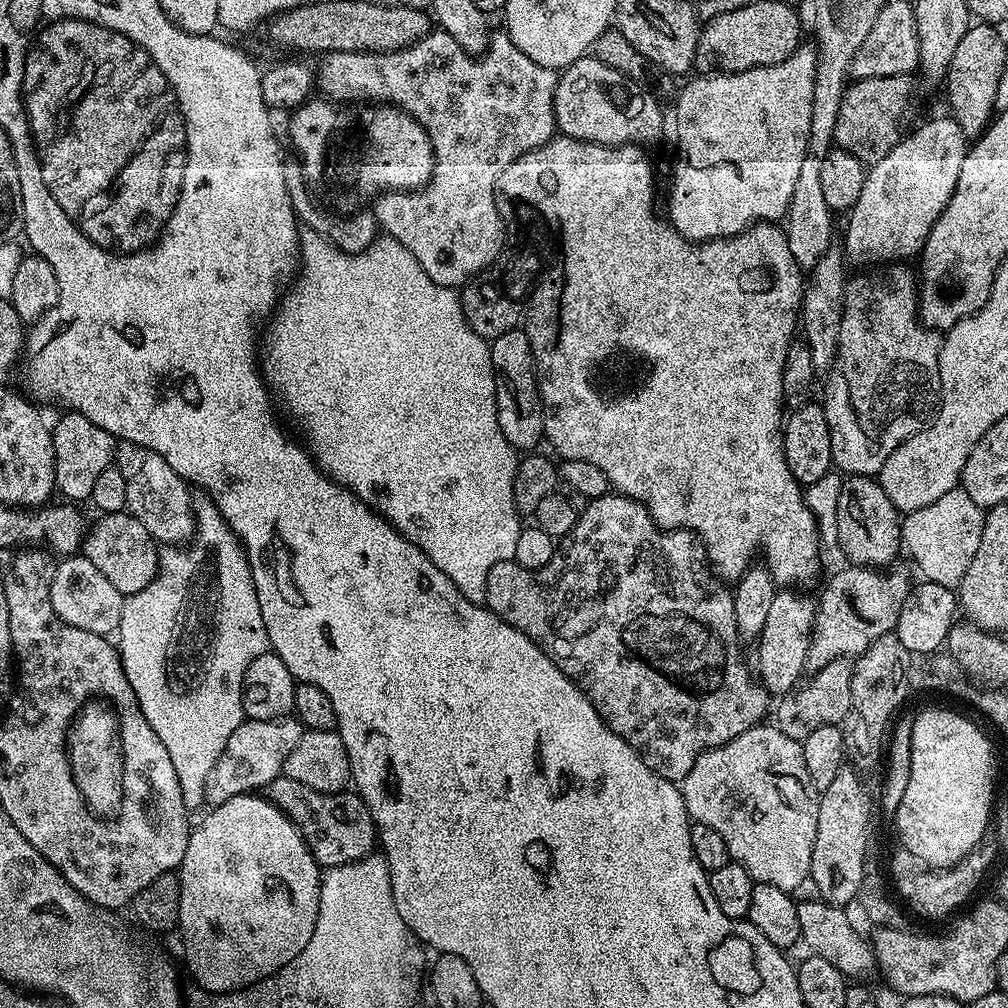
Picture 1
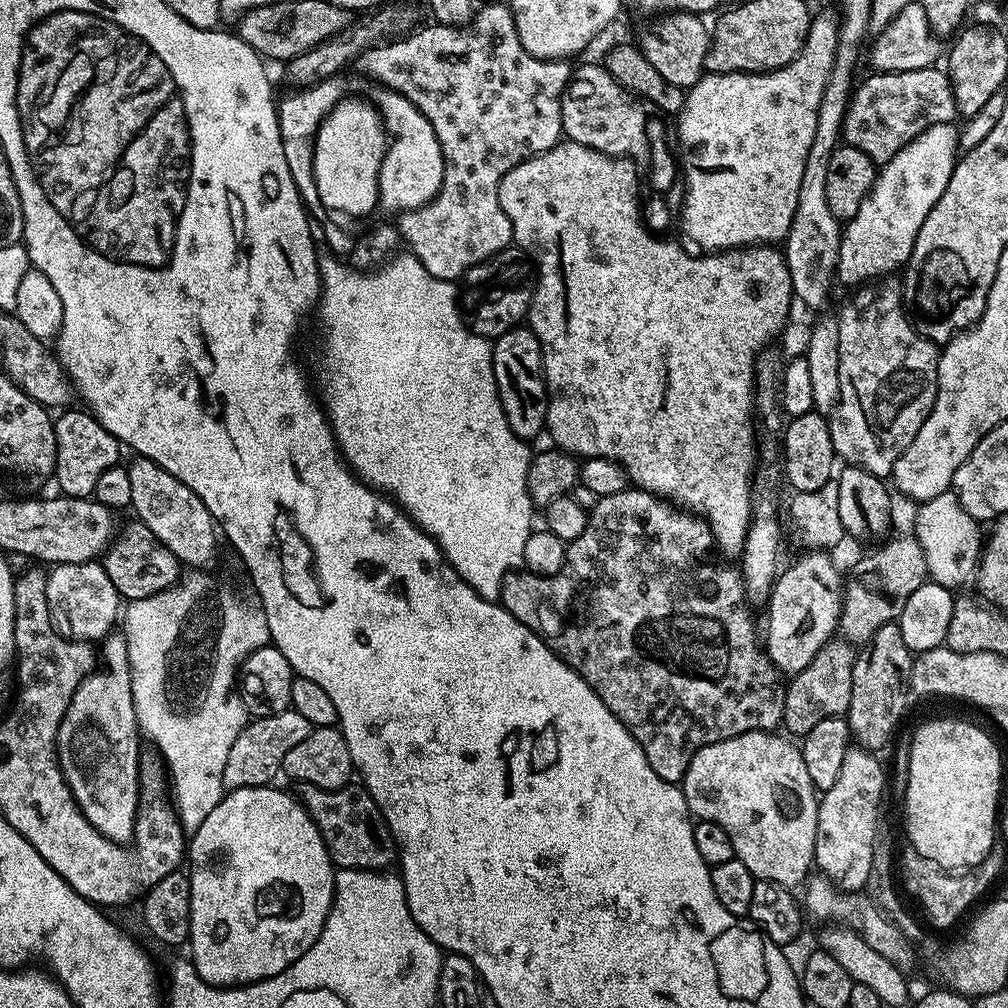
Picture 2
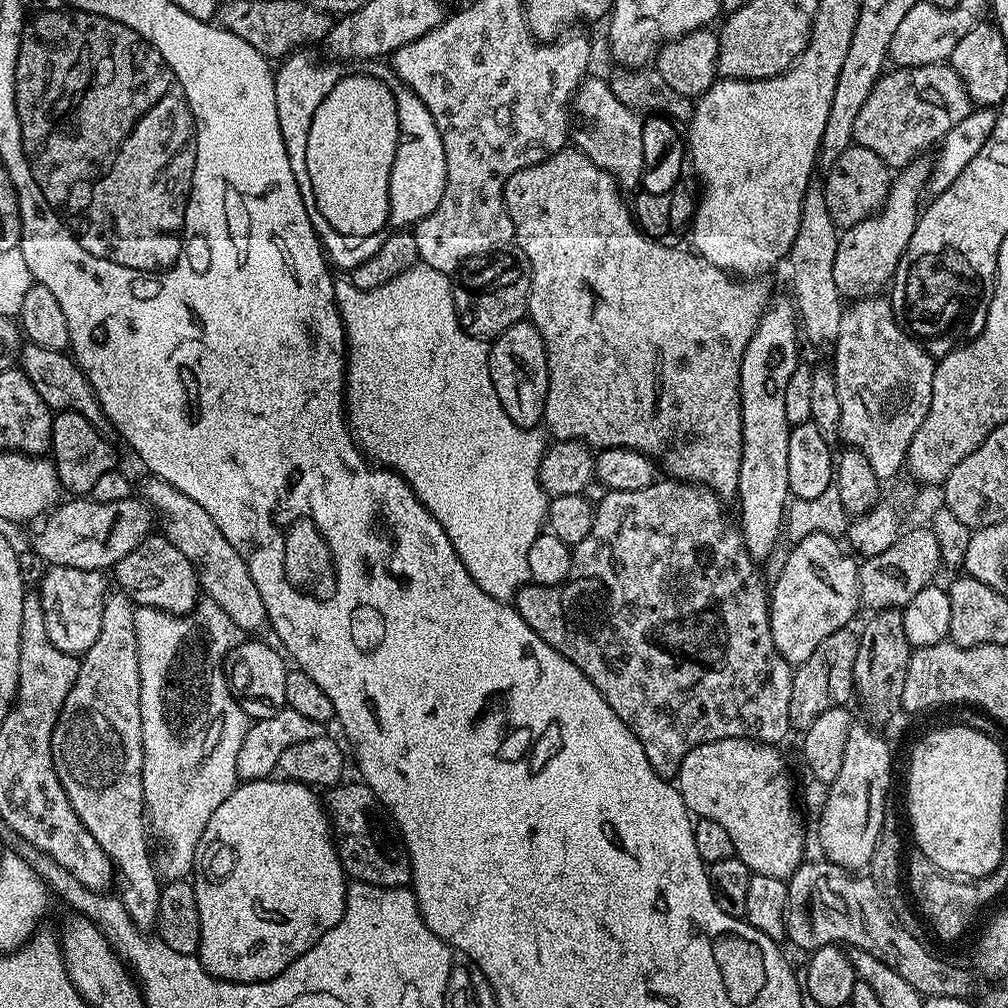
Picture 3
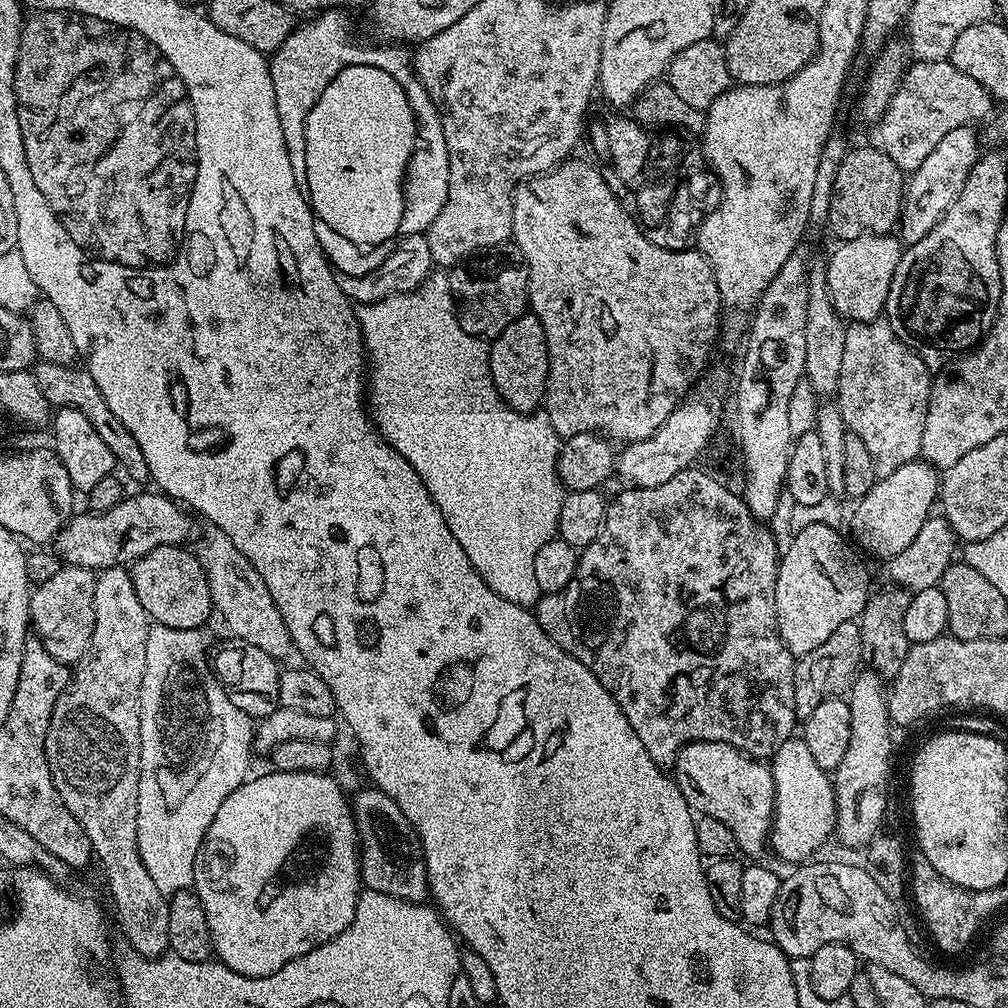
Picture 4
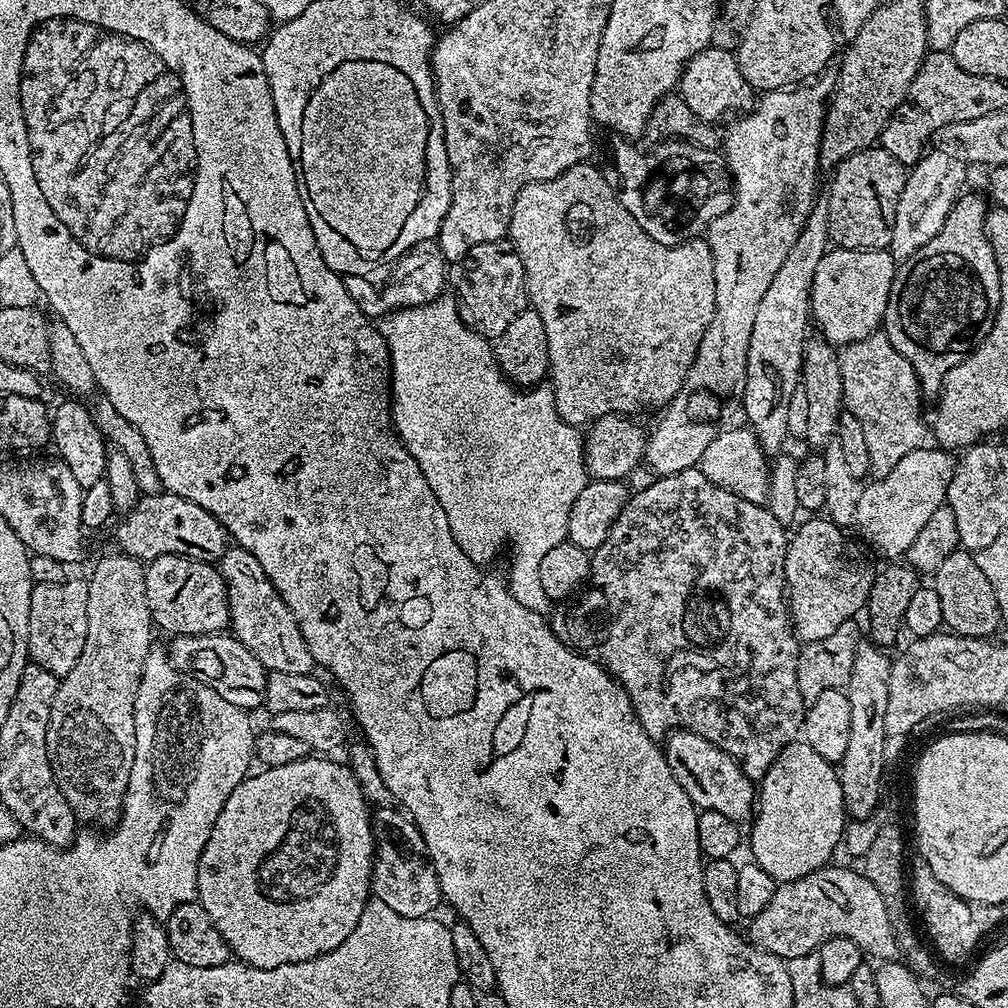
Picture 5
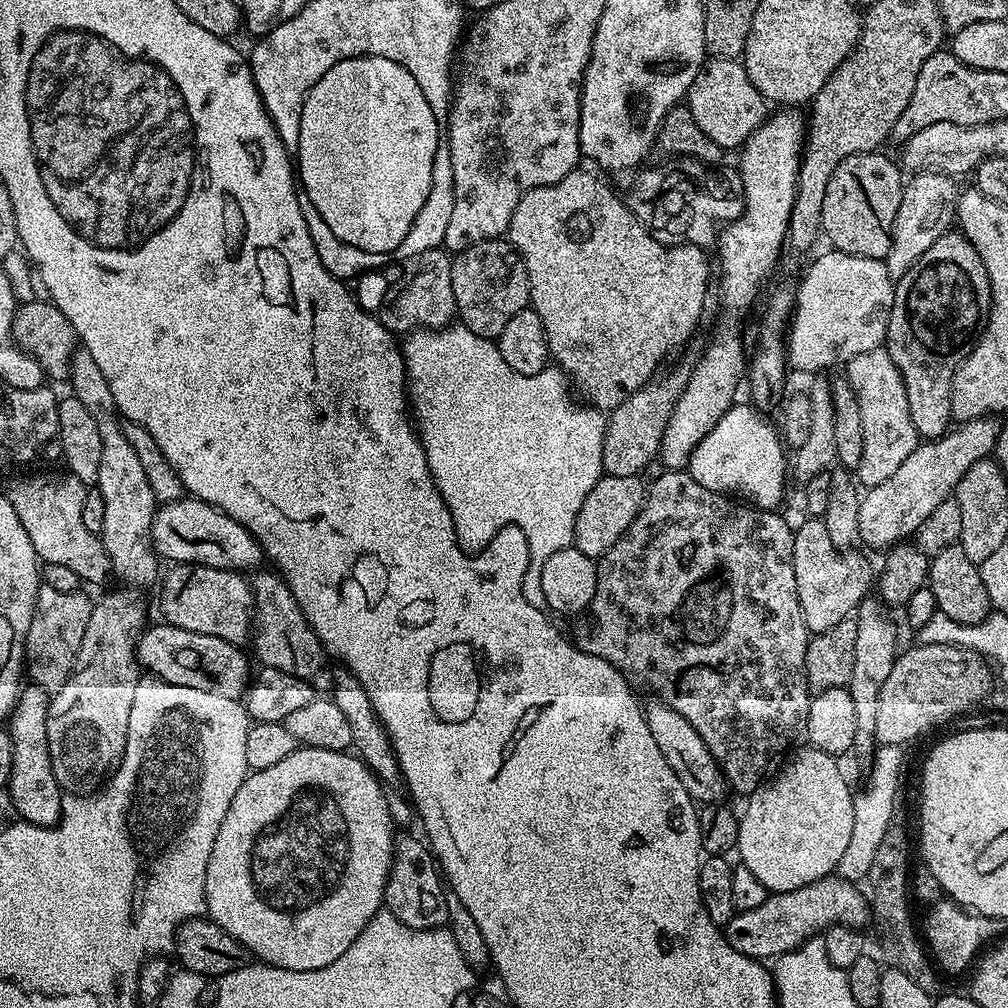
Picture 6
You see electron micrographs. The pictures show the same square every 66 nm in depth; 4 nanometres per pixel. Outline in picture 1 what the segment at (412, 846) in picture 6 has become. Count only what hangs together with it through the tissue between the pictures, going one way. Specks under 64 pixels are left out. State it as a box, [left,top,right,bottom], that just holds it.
[266,774,378,869]

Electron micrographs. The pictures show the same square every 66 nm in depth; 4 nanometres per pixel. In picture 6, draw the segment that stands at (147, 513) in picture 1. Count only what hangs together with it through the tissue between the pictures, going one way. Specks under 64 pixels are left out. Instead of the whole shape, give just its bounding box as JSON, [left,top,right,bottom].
[250,571,334,690]

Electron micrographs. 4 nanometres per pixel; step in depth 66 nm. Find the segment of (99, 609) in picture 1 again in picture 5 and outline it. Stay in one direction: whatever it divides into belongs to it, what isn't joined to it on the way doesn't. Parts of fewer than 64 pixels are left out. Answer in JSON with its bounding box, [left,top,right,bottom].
[28,578,88,678]

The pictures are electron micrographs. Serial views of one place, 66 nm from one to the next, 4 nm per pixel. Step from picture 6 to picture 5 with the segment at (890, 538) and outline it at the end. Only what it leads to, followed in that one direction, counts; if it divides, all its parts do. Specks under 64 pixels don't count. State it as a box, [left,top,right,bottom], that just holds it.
[854,447,957,560]

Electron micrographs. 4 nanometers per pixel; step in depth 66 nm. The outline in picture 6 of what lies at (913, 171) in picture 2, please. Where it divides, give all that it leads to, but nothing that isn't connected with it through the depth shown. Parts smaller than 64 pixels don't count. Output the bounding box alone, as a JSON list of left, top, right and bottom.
[786,250,894,374]

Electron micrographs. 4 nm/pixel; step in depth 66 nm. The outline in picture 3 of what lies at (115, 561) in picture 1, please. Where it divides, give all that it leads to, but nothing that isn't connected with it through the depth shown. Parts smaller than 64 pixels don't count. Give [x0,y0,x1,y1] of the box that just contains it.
[114,534,202,614]

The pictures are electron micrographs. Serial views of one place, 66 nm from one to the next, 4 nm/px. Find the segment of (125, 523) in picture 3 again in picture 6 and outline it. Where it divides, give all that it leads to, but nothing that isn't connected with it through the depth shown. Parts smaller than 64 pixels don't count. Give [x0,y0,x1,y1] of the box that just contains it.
[152,498,265,574]

